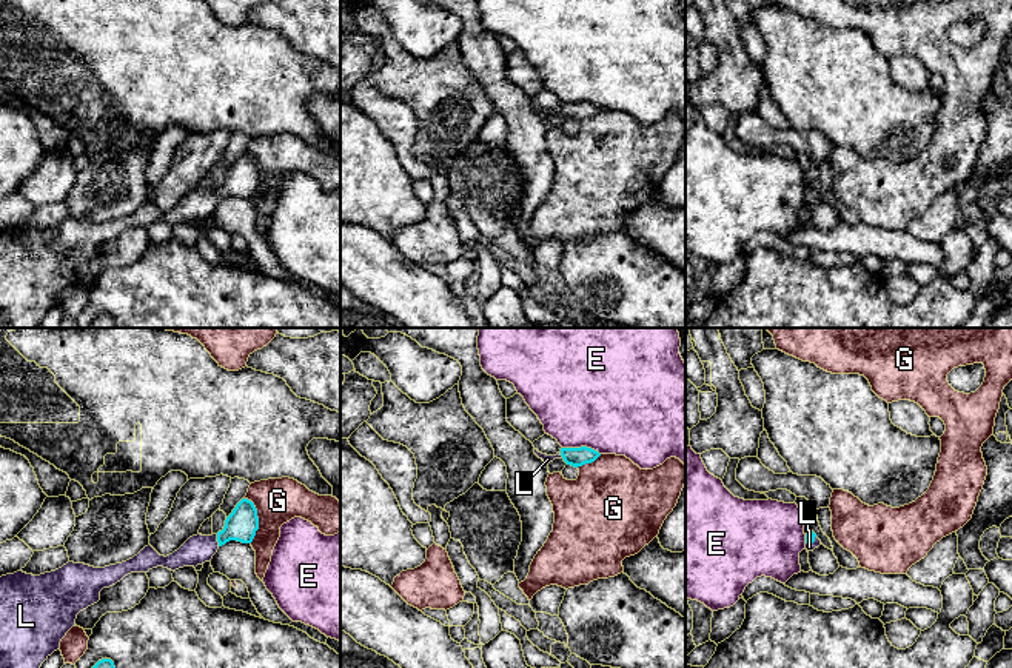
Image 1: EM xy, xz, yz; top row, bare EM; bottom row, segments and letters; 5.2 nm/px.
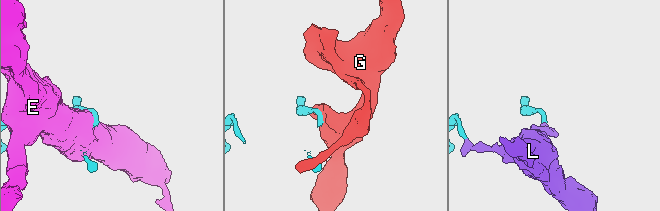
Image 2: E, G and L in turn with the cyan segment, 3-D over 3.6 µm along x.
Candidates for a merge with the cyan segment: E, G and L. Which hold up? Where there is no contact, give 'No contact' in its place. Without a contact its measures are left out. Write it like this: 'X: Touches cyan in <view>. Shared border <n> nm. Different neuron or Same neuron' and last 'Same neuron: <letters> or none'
E: Touches cyan in xz. Shared border 200 nm. Different neuron
G: Touches cyan in xy. Shared border 240 nm. Different neuron
L: Touches cyan in xy. Shared border 70 nm. Same neuron
Same neuron: L

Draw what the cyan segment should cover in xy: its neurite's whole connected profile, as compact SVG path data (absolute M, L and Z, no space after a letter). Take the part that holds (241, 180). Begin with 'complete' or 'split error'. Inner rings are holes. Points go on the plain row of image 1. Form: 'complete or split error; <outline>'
split error; M242 154L226 172L222 186L193 191L177 206L160 211L151 200L132 214L94 223L68 217L40 231L17 226L0 232L0 328L39 328L77 269L100 256L100 246L131 228L163 222L176 226L209 217L230 195L251 199L259 185L254 159Z

